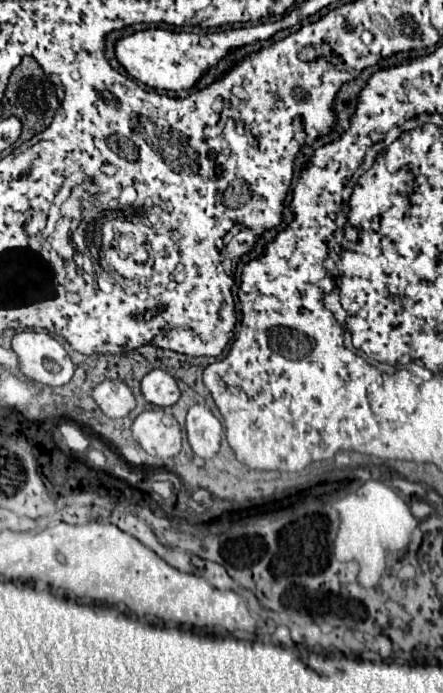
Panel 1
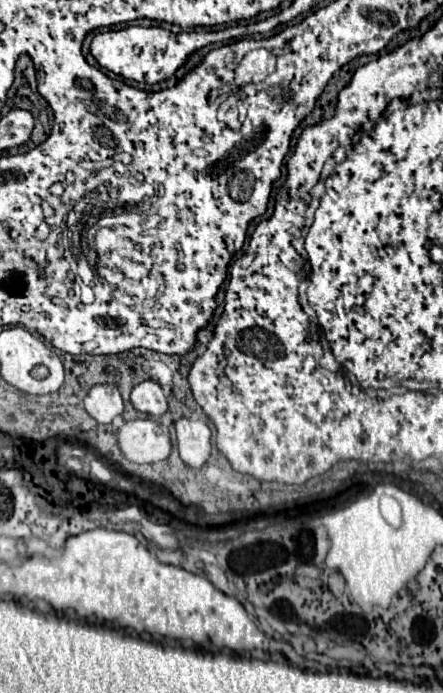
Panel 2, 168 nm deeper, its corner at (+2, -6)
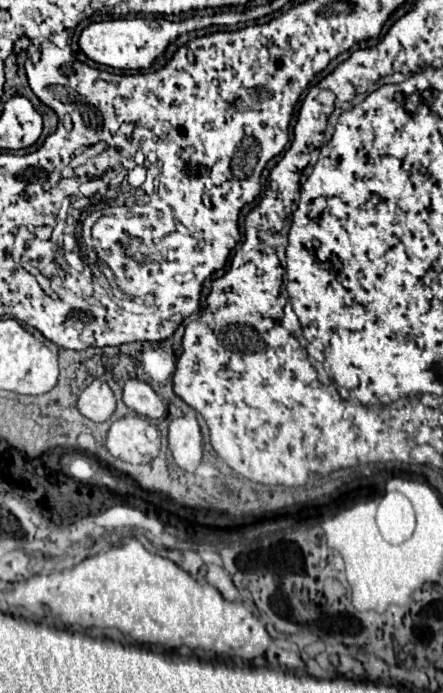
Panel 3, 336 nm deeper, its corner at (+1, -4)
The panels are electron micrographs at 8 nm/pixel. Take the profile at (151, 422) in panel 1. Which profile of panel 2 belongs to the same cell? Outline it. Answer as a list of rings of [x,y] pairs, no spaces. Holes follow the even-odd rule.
[[[129,420],[117,430],[117,444],[131,462],[161,462],[171,454],[171,438],[167,426],[157,420]]]

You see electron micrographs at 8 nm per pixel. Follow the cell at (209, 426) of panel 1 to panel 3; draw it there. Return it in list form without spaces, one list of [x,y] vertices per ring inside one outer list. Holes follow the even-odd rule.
[[[194,416],[174,418],[168,426],[168,448],[176,460],[176,464],[186,470],[194,472],[202,460],[202,430]]]

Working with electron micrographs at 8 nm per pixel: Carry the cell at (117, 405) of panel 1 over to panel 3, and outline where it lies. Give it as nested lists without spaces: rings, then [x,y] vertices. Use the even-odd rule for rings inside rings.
[[[96,378],[80,396],[78,410],[92,422],[106,422],[116,410],[116,398],[104,378]]]

